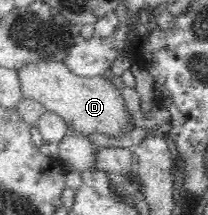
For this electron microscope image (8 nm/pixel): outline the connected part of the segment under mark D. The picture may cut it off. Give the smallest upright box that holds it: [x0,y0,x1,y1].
[18,61,135,136]

